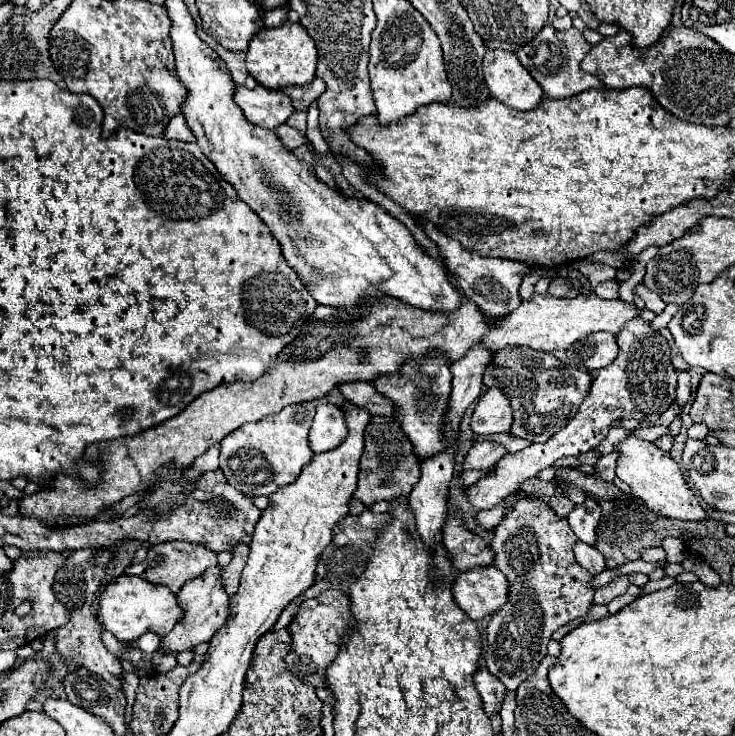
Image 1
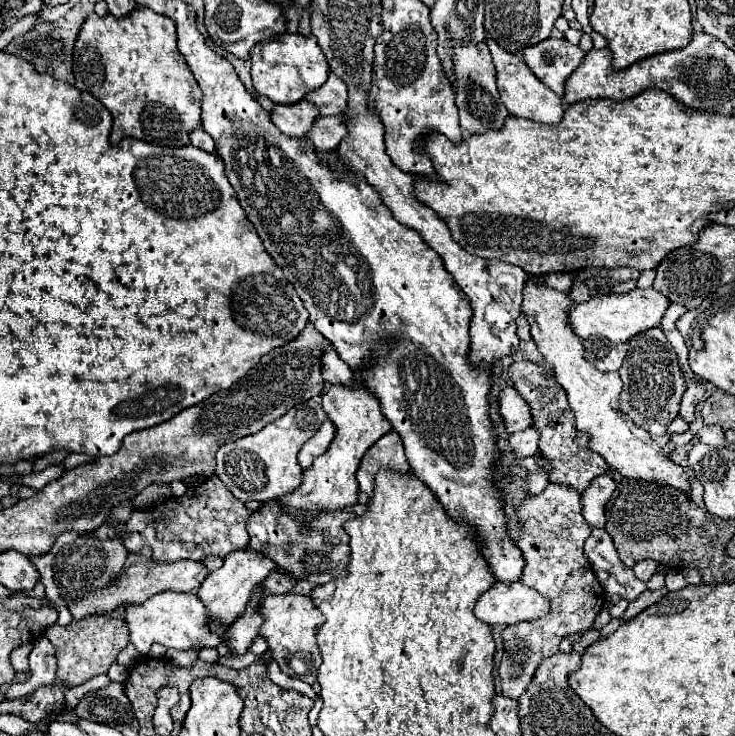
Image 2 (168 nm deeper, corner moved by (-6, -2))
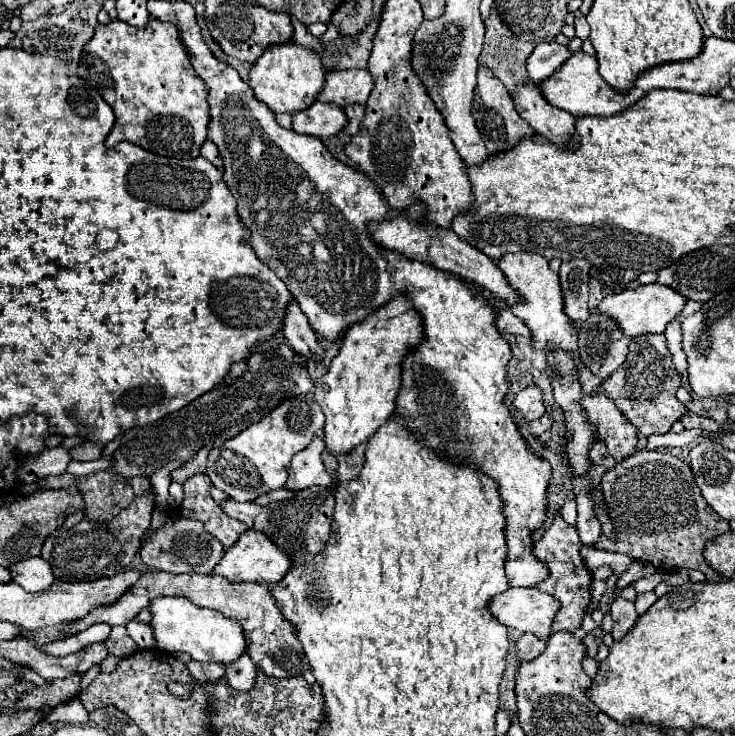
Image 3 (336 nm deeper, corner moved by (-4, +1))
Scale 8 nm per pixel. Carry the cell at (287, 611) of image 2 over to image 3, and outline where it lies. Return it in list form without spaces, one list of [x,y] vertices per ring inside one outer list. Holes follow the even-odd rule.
[[[145,572],[137,582],[135,588],[127,590],[123,598],[115,600],[111,606],[97,606],[91,610],[85,618],[75,620],[71,626],[63,628],[63,634],[77,634],[87,630],[95,622],[107,622],[111,626],[127,624],[133,620],[143,608],[149,608],[151,602],[159,596],[183,596],[191,600],[197,606],[219,610],[223,616],[237,620],[247,636],[249,644],[249,656],[263,670],[267,678],[289,678],[289,676],[301,676],[309,664],[305,662],[303,648],[295,636],[295,628],[281,616],[279,608],[275,606],[275,598],[269,594],[267,586],[253,584],[253,582],[229,582],[223,576],[215,574],[167,574],[167,572]]]

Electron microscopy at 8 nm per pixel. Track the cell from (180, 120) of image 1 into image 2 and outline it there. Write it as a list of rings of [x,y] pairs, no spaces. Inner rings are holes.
[[[193,129],[193,133],[189,133],[189,141],[191,141],[191,145],[195,145],[207,153],[215,151],[215,141],[203,129]]]

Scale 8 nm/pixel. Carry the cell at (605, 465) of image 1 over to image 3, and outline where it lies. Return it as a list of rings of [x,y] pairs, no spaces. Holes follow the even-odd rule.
[[[587,492],[577,494],[577,534],[583,546],[595,546],[601,536],[601,524],[595,518],[593,502],[587,496]]]

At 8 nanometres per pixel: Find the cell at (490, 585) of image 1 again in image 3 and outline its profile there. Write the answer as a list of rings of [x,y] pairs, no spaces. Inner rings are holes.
[[[509,588],[501,594],[497,594],[493,600],[491,600],[491,614],[503,622],[505,626],[509,628],[515,628],[519,632],[531,632],[535,634],[537,638],[549,638],[553,632],[551,632],[551,622],[557,614],[557,610],[561,608],[561,602],[555,600],[553,596],[537,590],[537,588]]]

